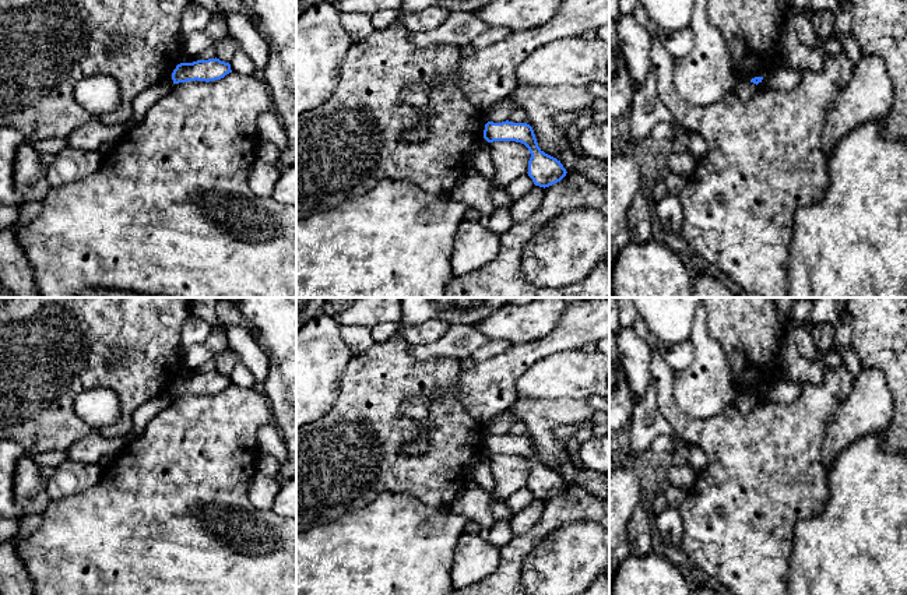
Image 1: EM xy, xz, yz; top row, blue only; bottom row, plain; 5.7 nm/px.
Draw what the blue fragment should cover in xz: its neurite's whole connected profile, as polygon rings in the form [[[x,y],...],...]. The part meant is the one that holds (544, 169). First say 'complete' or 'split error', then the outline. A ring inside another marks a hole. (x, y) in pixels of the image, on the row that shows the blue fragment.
complete | [[[488,122],[484,130],[484,138],[488,142],[493,141],[516,141],[524,144],[531,158],[528,161],[528,176],[535,186],[549,187],[560,182],[566,176],[566,169],[556,158],[545,154],[537,142],[534,130],[527,123],[502,123]]]

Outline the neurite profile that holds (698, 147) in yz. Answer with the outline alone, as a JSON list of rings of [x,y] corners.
[[[693,131],[690,133],[690,140],[689,140],[689,152],[700,161],[706,152],[707,152],[707,144],[703,135],[699,133]]]

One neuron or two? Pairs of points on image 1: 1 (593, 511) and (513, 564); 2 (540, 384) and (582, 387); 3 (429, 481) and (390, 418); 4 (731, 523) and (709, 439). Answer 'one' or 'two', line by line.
1: one
2: one
3: one
4: one

